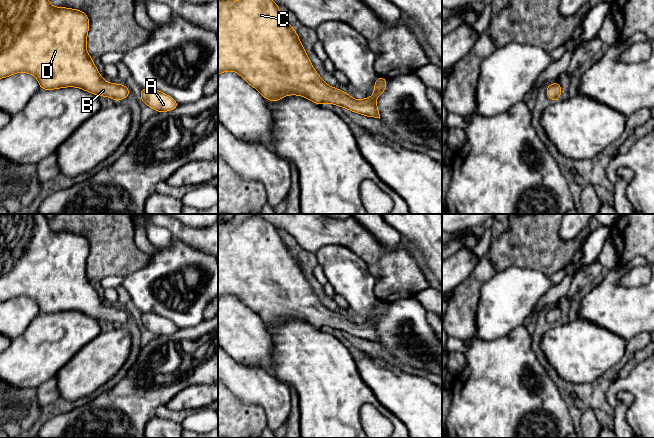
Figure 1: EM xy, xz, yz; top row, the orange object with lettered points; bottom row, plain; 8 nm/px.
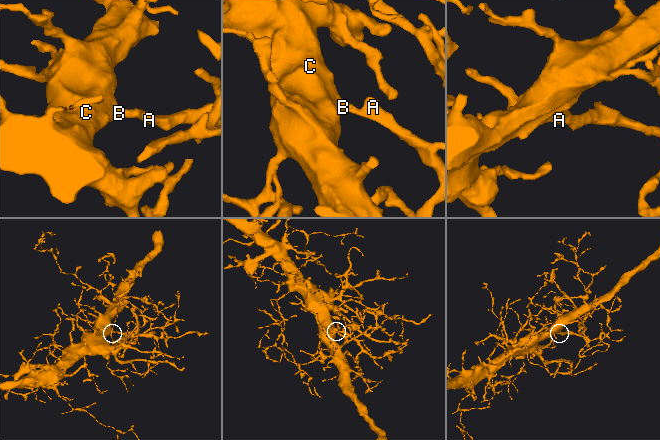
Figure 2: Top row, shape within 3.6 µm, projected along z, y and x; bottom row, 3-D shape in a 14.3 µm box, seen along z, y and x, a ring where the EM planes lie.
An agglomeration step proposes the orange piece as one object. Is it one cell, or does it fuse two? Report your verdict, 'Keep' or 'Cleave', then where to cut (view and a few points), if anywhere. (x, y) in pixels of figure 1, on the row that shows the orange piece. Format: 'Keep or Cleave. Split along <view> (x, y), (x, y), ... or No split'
Keep. No split

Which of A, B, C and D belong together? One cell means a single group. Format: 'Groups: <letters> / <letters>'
Groups: A B C D

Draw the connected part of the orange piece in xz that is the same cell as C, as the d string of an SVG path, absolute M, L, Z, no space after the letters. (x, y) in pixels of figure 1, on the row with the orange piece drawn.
M218 0L218 75L225 71L237 72L265 99L273 102L287 95L300 95L319 105L331 103L379 119L376 99L387 86L386 79L380 76L370 98L355 100L326 84L313 68L297 32L287 23L273 0Z

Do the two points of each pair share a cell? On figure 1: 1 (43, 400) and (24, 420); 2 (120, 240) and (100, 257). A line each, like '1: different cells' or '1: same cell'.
1: different cells
2: same cell

